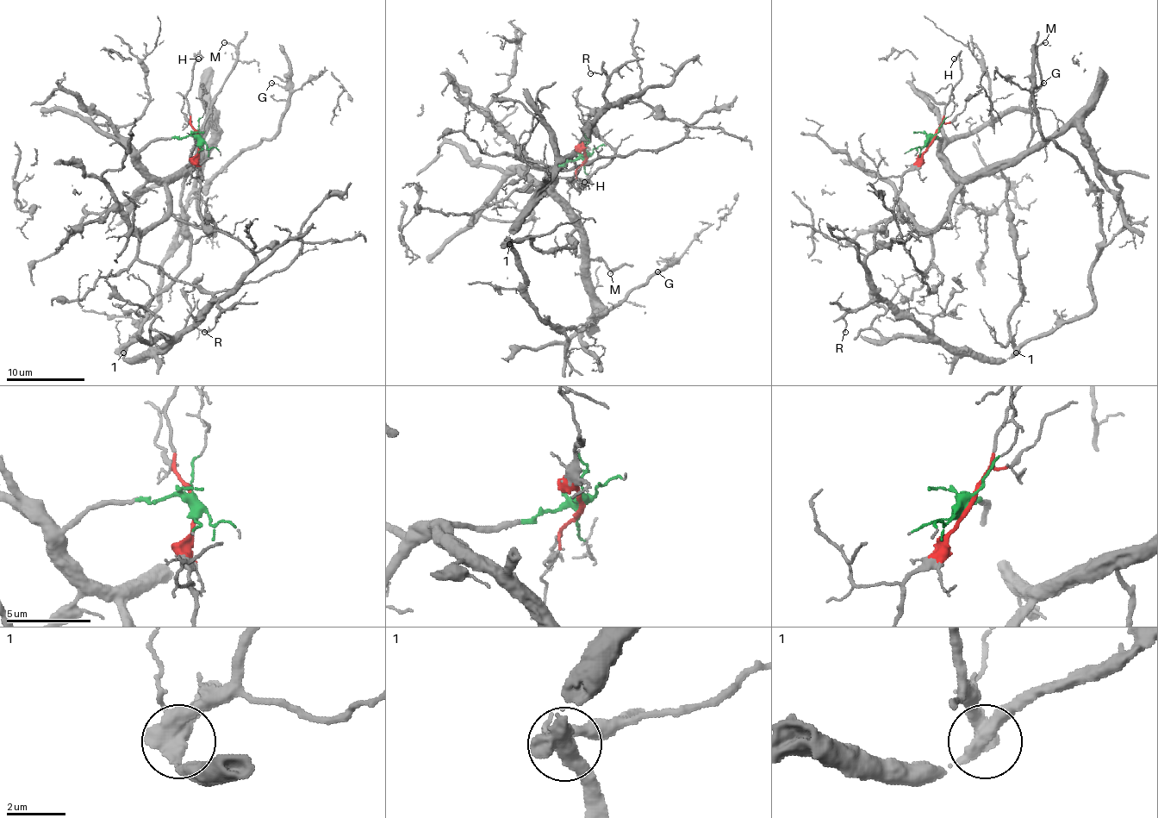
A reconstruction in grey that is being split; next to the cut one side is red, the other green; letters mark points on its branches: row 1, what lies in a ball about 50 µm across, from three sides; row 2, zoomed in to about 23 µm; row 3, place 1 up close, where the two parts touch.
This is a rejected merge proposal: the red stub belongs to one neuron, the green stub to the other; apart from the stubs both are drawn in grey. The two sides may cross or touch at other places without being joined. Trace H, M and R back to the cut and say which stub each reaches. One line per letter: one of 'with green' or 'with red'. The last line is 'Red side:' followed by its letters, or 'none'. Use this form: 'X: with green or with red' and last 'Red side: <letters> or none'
H: with red
M: with green
R: with red
Red side: H, R

